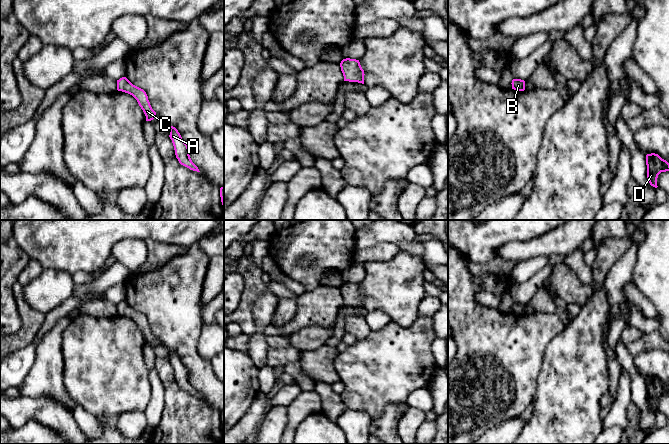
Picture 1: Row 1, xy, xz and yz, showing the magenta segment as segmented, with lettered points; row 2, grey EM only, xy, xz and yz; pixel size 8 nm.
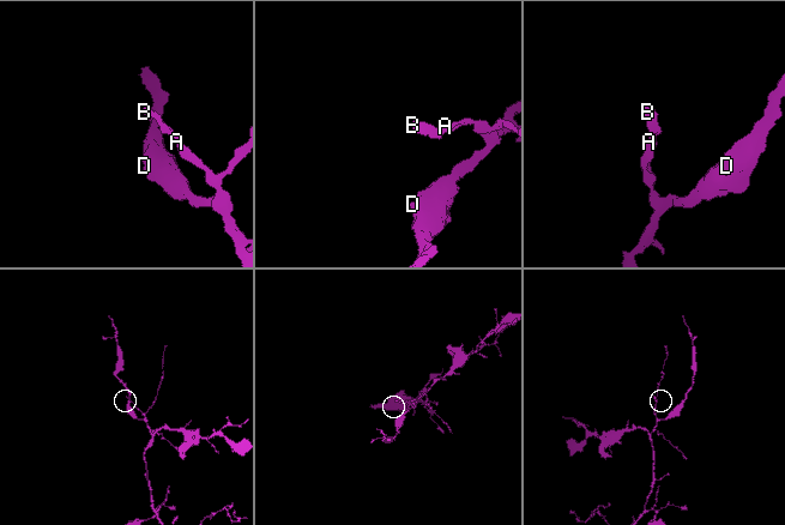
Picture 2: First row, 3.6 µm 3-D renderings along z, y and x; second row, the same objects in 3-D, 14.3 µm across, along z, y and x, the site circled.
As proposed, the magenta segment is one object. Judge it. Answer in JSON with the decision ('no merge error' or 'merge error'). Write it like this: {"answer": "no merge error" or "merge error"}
{"answer": "no merge error"}

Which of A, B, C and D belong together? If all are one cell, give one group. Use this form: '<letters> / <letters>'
A B C D

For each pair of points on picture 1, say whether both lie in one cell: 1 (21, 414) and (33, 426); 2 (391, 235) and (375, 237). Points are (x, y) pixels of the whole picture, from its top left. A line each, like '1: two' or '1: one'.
1: two
2: one

